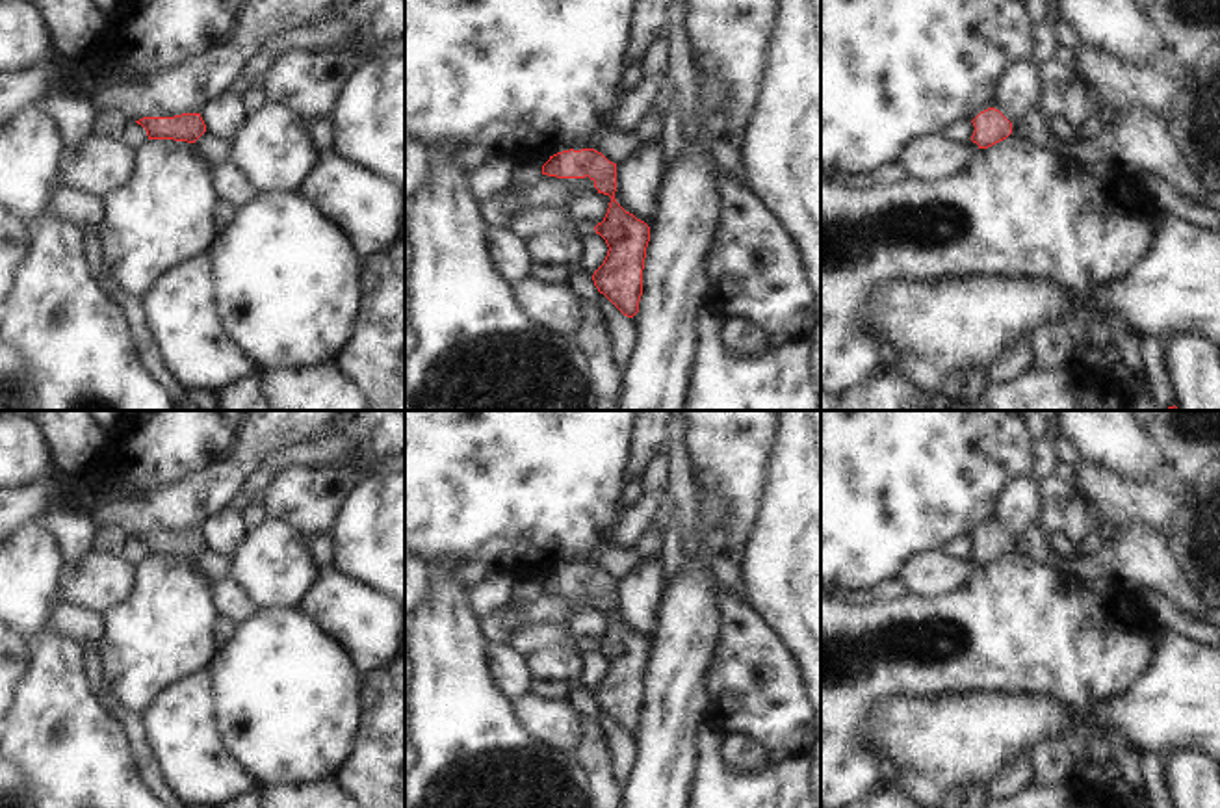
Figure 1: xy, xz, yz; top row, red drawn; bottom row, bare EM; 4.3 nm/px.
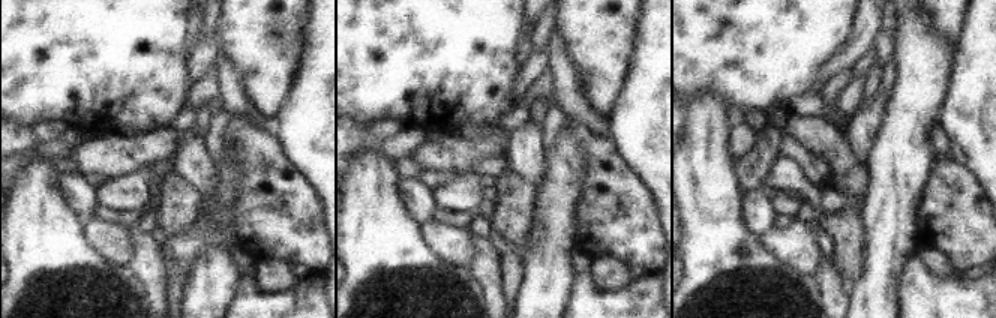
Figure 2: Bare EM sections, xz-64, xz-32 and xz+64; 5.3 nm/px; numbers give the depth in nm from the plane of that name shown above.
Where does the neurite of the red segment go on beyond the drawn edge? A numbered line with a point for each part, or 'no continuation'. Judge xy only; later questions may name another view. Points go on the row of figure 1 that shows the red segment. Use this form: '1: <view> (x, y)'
no continuation

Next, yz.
no continuation

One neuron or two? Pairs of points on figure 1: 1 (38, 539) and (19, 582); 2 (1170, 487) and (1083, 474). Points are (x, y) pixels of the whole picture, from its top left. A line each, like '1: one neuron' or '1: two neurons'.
1: one neuron
2: one neuron

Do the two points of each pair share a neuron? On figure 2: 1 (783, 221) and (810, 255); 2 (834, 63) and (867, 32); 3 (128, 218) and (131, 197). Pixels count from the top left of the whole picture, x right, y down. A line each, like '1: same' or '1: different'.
1: different
2: same
3: different

